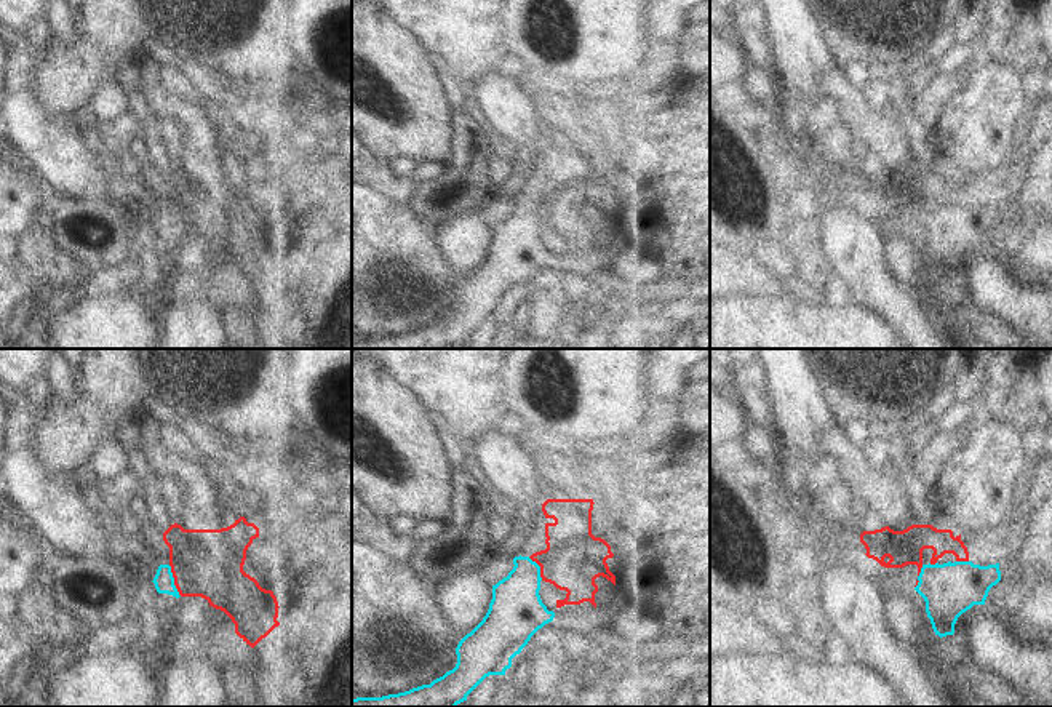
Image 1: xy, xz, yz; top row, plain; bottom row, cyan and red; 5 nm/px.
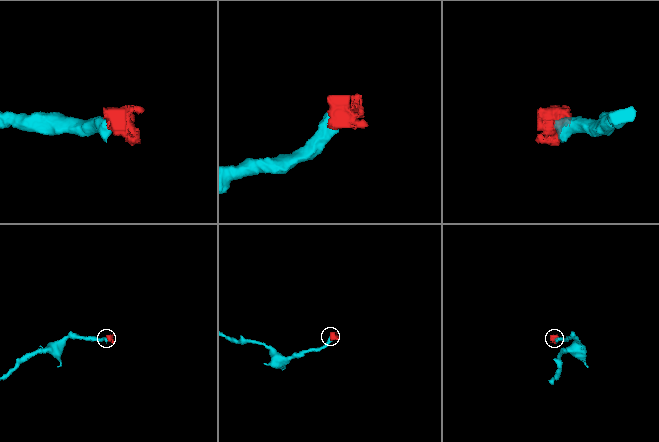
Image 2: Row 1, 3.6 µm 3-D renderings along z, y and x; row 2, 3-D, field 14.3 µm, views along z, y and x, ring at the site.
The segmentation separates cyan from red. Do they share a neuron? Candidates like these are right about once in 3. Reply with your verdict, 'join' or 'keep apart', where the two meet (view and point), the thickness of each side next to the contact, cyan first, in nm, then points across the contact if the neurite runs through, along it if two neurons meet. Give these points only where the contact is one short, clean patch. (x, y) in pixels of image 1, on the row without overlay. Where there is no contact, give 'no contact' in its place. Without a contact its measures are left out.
keep apart | xy (173, 223) | 100/340 nm | along xy (168, 207), (173, 226), (181, 237)

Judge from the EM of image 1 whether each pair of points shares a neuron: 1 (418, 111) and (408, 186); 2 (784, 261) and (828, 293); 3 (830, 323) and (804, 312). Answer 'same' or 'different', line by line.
1: different
2: same
3: same

